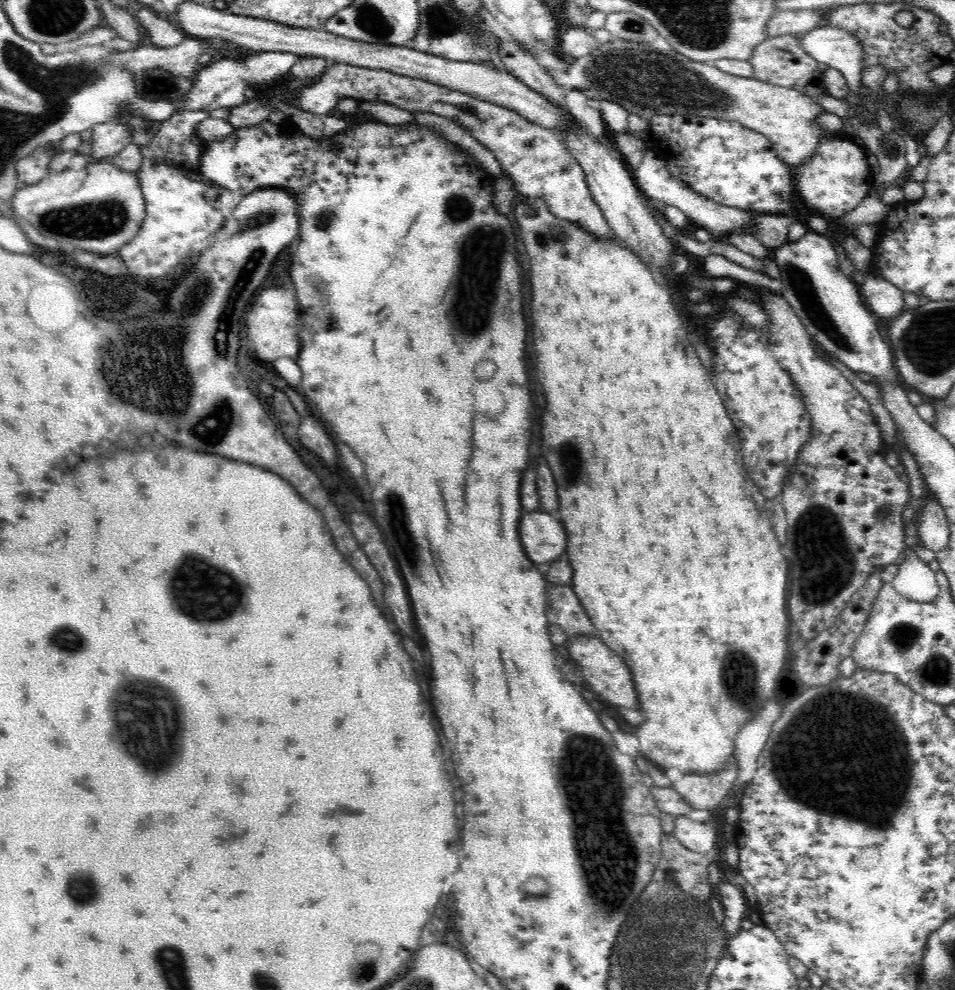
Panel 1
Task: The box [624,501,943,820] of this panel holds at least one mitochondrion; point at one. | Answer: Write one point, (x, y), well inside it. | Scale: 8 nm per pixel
(826, 566)

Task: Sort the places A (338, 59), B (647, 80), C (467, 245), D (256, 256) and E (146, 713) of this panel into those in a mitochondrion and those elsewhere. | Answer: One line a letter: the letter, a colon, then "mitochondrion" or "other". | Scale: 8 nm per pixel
A: other
B: mitochondrion
C: mitochondrion
D: mitochondrion
E: mitochondrion

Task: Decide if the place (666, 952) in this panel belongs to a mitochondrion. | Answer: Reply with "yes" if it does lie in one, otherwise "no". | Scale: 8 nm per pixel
yes

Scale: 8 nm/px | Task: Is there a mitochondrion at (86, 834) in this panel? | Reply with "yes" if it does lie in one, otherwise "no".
no

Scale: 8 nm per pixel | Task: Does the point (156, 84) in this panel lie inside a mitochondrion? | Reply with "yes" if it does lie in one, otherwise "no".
yes

